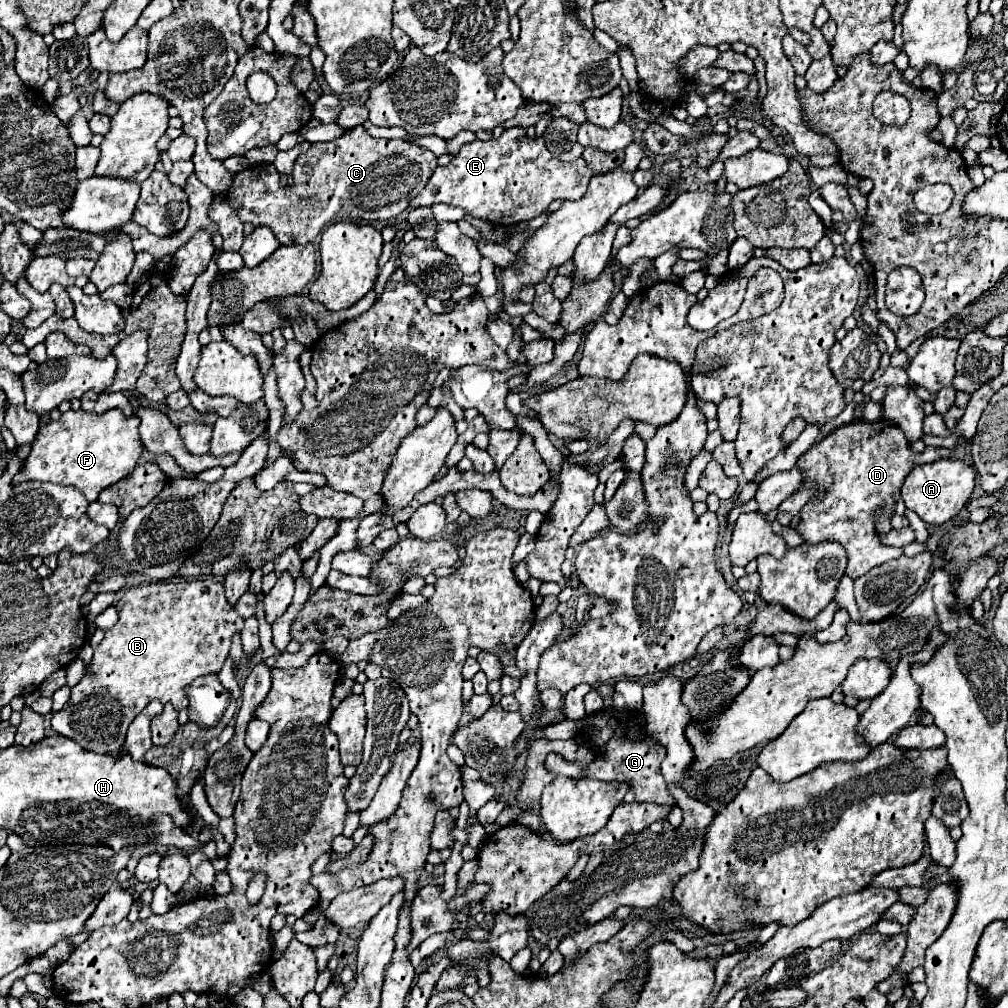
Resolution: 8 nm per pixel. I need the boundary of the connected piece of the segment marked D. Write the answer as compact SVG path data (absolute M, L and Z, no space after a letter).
M857 421L843 425L829 437L825 437L821 443L813 445L797 461L797 467L805 475L805 483L801 489L819 485L819 493L825 493L825 499L815 501L813 497L801 509L801 523L797 525L797 531L807 543L827 539L839 541L849 557L847 575L851 579L857 579L863 573L869 573L873 567L903 555L903 549L881 545L873 525L877 509L893 513L903 479L915 465L933 463L951 455L953 449L941 447L925 447L923 453L913 453L903 431L889 421Z

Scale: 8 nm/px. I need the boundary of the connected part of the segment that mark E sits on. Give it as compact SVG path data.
M513 127L503 131L499 139L465 143L447 167L435 169L423 193L411 201L411 207L445 203L463 207L475 219L509 227L541 215L557 199L579 199L591 177L593 171L583 157L573 163L563 163L549 153L543 137L531 139L523 127Z

